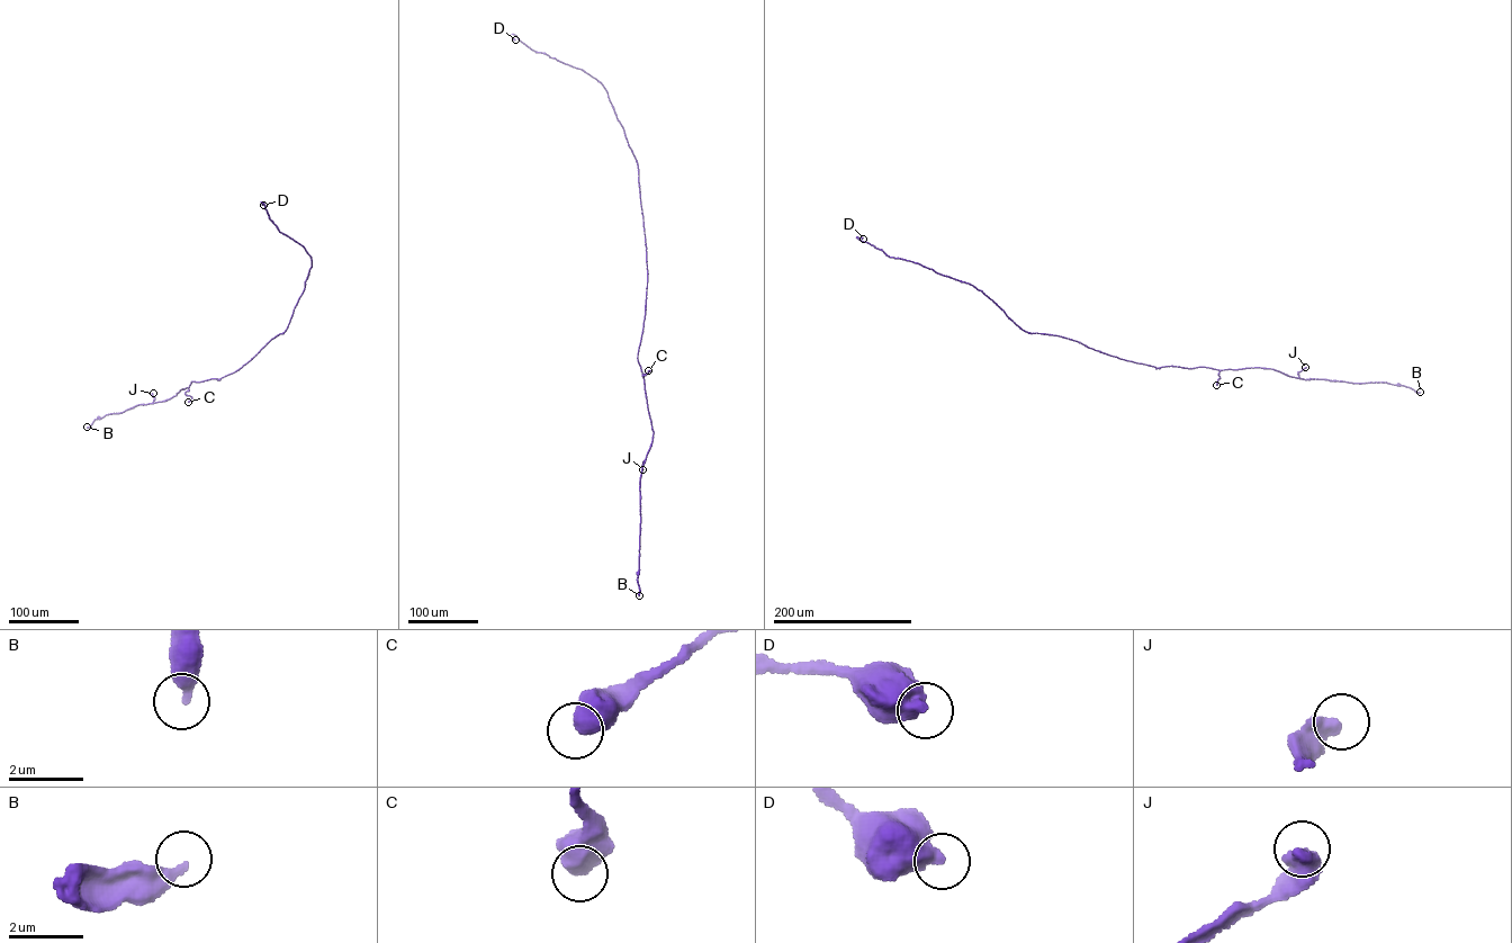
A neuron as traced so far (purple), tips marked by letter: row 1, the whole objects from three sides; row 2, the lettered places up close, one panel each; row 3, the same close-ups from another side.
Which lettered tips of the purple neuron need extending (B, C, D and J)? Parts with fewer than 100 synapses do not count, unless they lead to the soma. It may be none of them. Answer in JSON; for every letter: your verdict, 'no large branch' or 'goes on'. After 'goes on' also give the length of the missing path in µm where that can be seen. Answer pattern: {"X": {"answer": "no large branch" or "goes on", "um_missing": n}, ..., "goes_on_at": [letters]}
{"B": {"answer": "no large branch"}, "C": {"answer": "no large branch"}, "D": {"answer": "no large branch"}, "J": {"answer": "no large branch"}, "goes_on_at": []}

